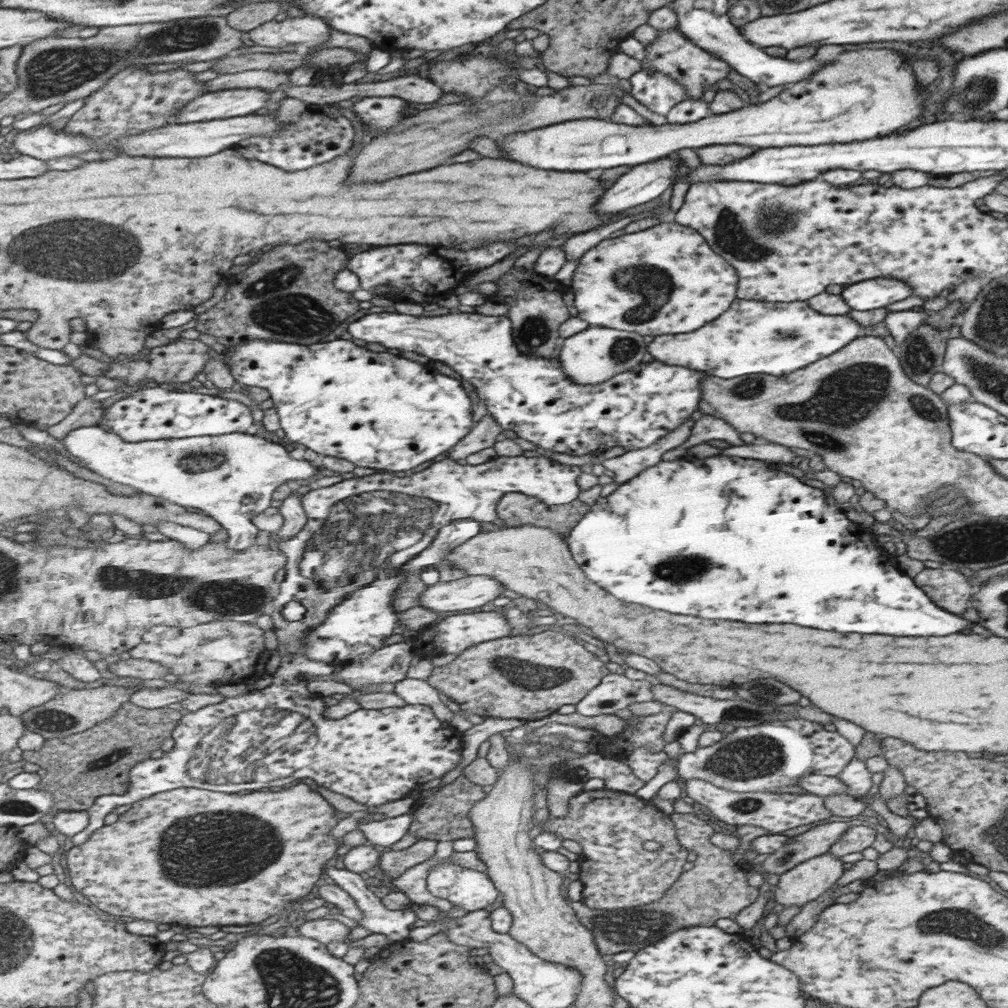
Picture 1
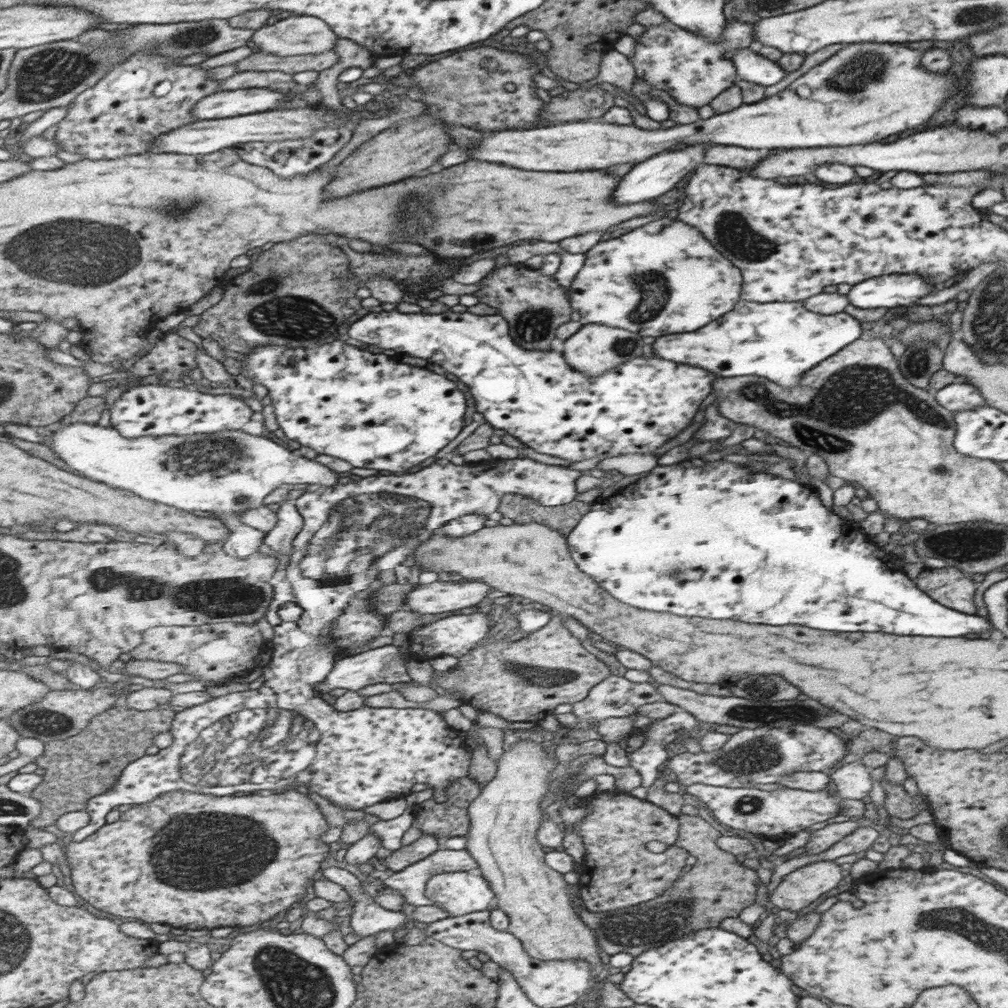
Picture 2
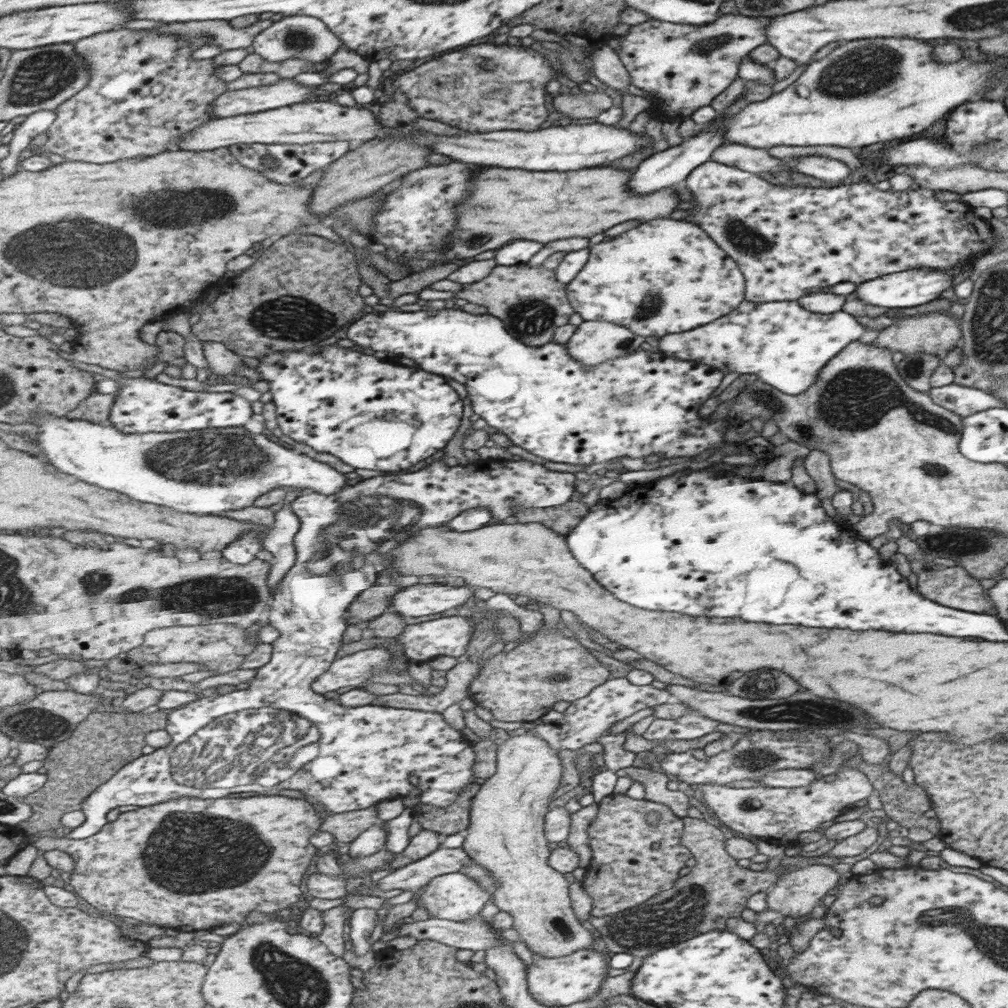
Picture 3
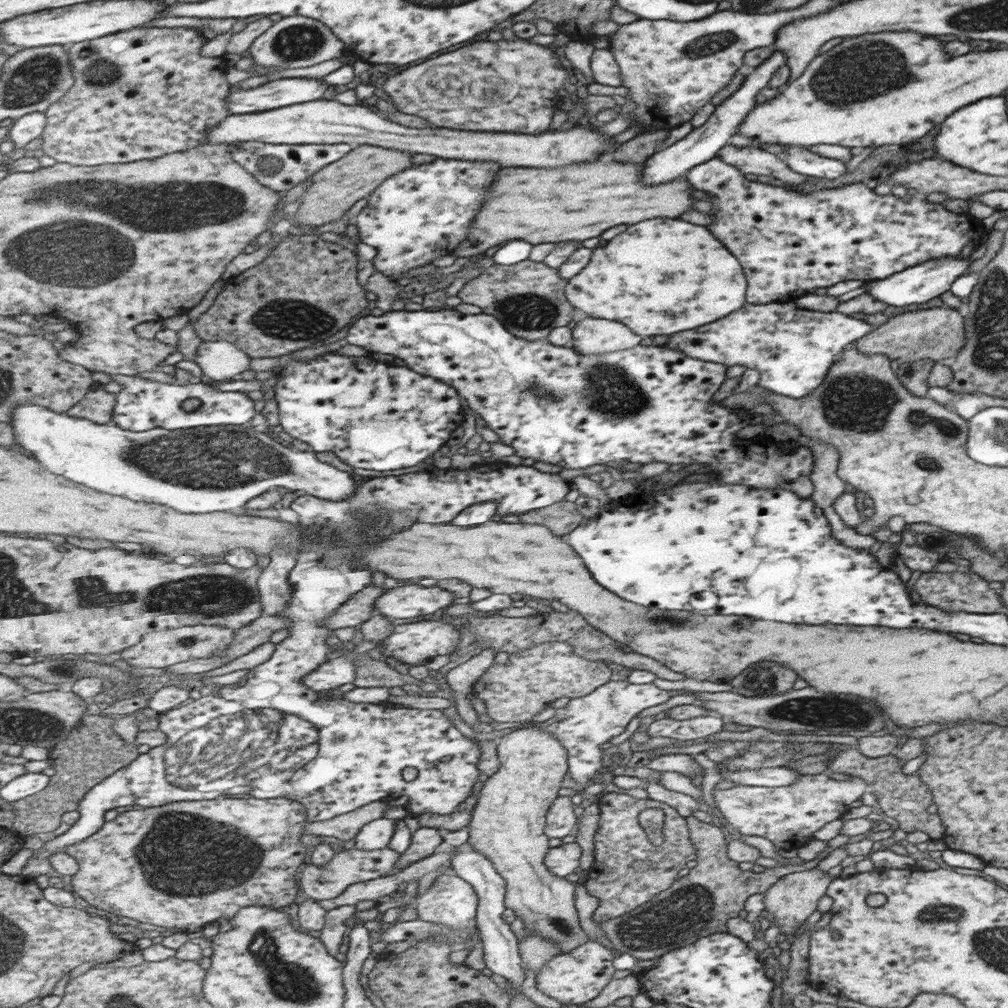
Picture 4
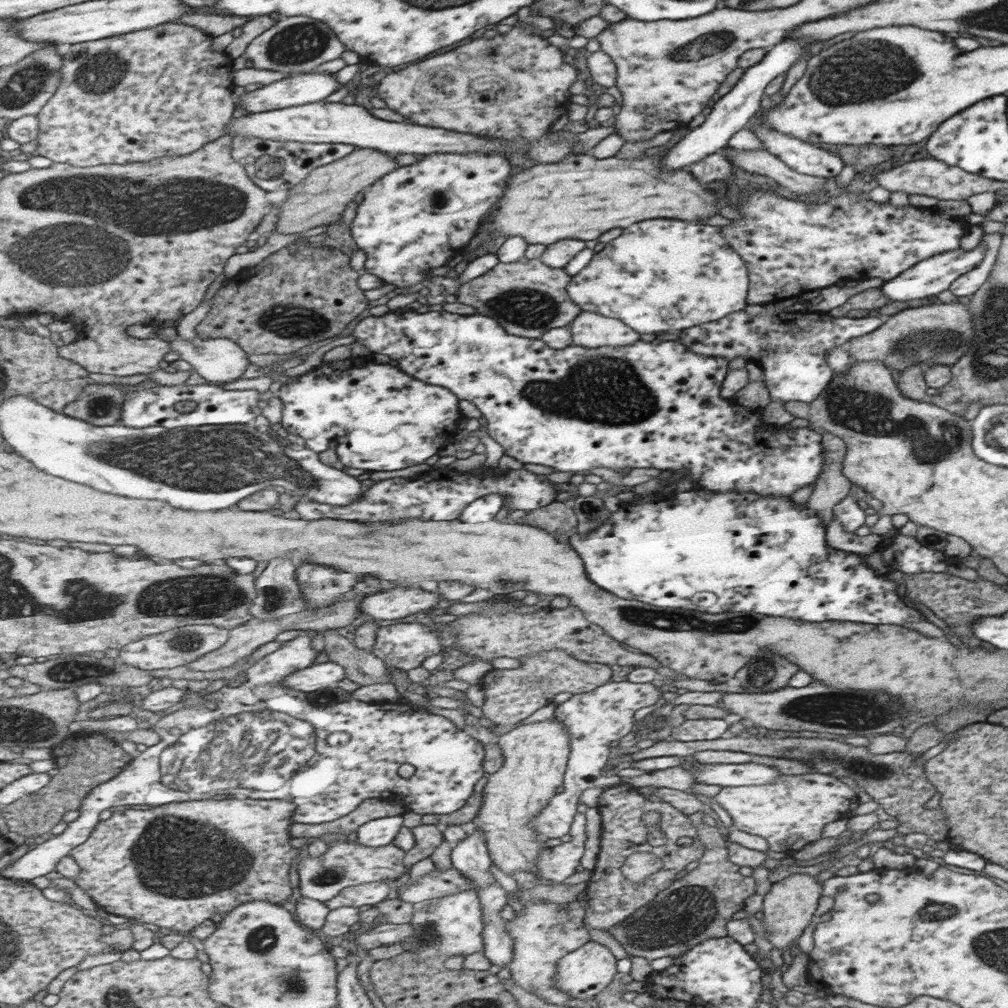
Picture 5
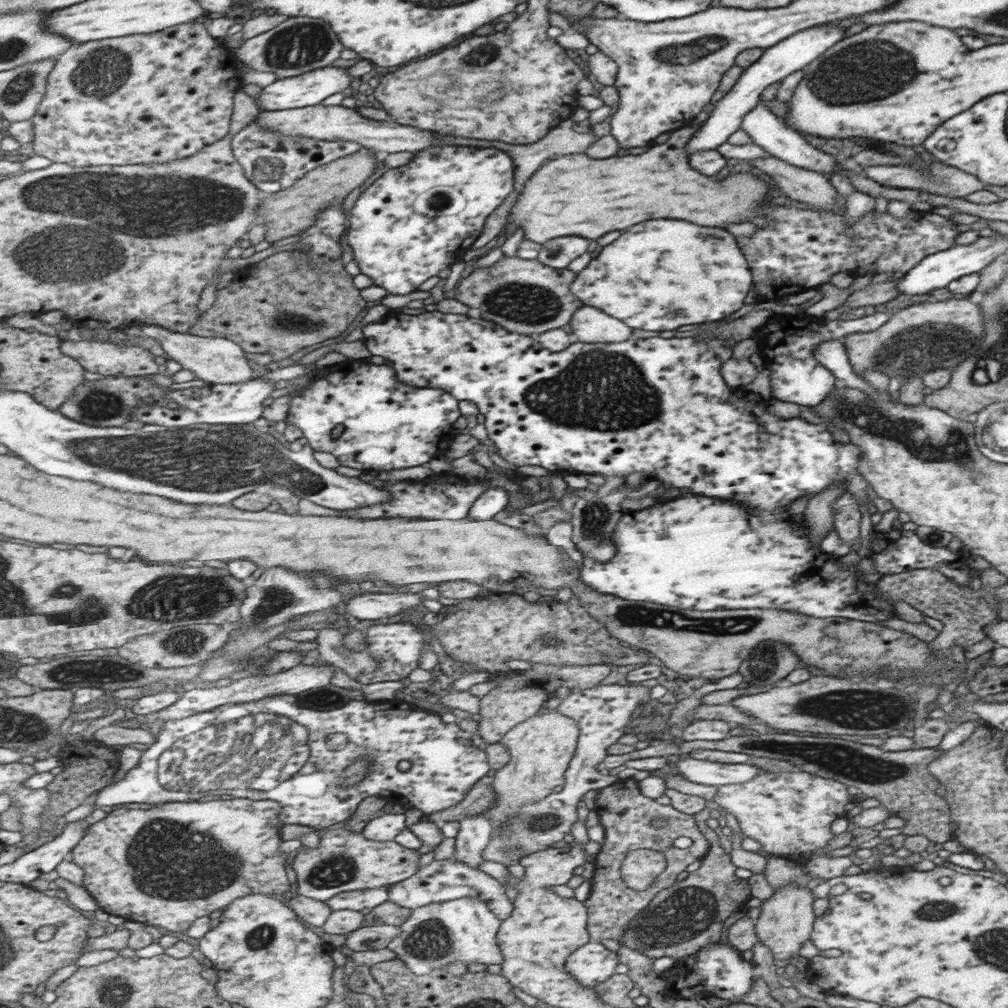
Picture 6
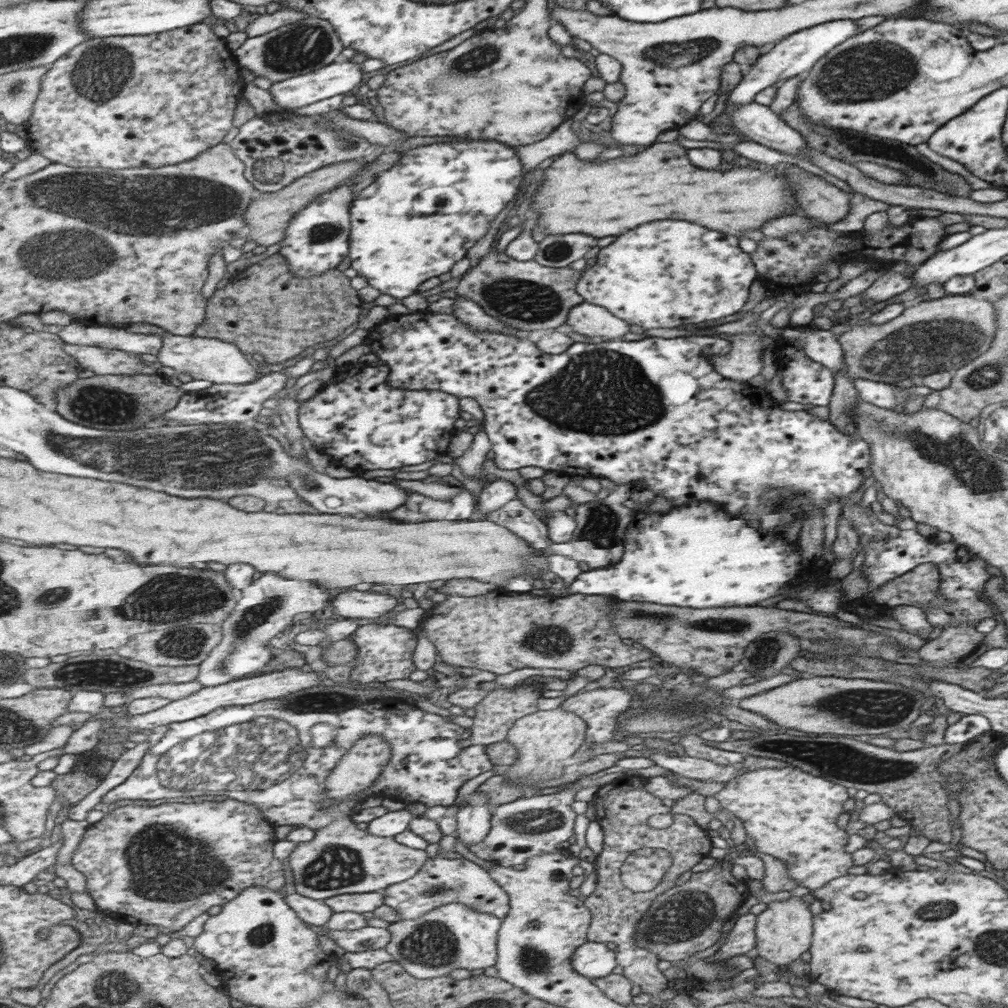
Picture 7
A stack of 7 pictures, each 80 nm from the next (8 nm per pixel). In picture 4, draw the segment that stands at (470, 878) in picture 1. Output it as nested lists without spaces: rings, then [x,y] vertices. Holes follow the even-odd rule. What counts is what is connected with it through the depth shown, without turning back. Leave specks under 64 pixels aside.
[[[449,872],[442,874],[432,883],[432,889],[416,899],[419,919],[443,923],[449,930],[463,929],[471,934],[477,933],[477,909],[479,898],[476,888],[459,875]]]

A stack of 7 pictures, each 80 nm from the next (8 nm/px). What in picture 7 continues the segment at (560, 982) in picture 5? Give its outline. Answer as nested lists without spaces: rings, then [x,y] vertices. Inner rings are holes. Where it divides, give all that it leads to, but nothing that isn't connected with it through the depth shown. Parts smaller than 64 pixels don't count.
[[[587,940],[575,950],[571,964],[574,970],[590,981],[608,977],[617,965],[615,951],[607,949],[605,943]]]

